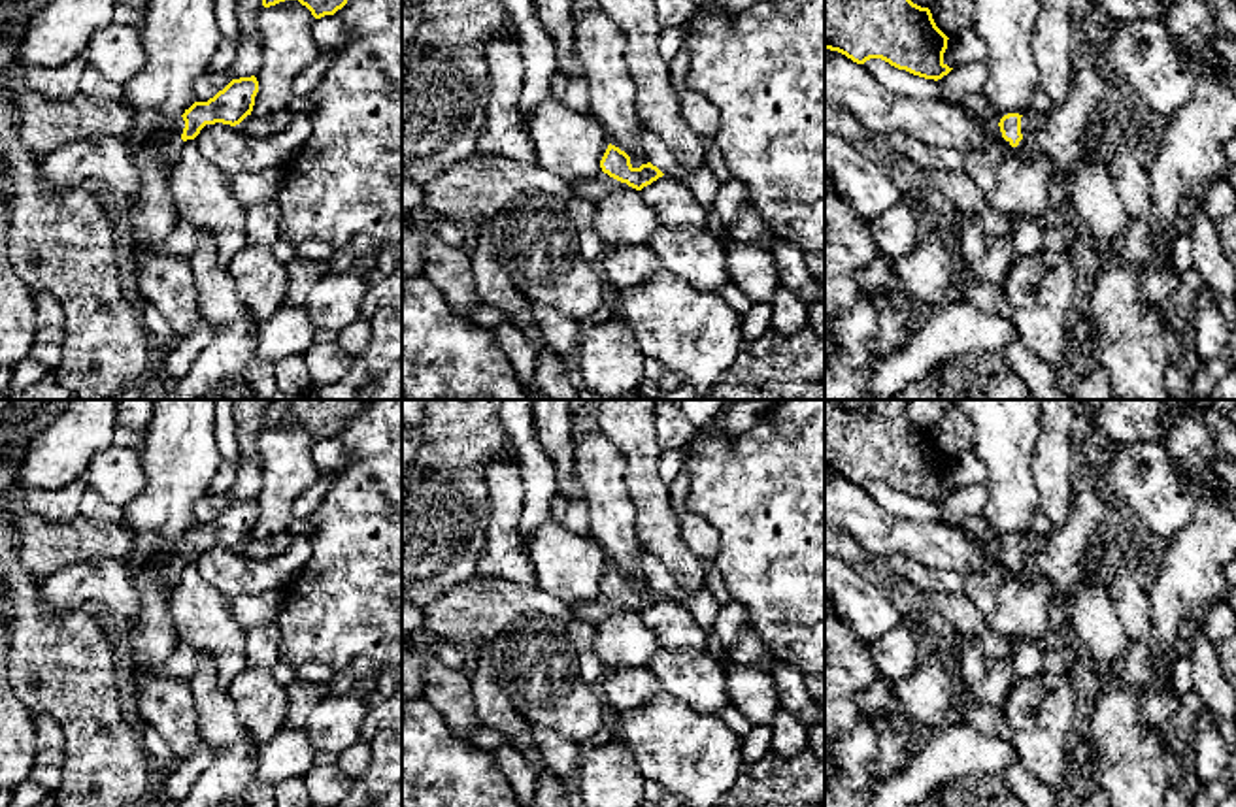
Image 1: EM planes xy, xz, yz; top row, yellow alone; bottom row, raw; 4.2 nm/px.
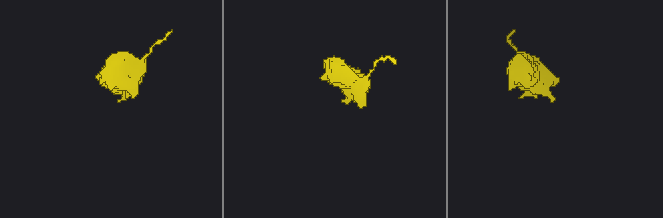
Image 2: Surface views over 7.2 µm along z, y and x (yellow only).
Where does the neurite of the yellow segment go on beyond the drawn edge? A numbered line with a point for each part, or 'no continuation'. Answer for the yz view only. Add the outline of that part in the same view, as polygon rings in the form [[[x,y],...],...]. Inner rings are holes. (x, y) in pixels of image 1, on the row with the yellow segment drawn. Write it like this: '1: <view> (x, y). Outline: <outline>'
1: yz (1031, 121). Outline: [[[1028,109],[1023,117],[1021,117],[1021,134],[1023,140],[1019,141],[1019,145],[1015,149],[1027,149],[1025,140],[1032,134],[1036,134],[1040,128],[1044,126],[1044,113],[1038,113],[1036,109]]]

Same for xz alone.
1: xz (595, 189). Outline: [[[600,172],[598,175],[591,177],[591,179],[570,181],[574,196],[587,198],[594,204],[600,202],[610,190],[613,190],[619,185],[621,185],[621,181],[610,177],[604,172]]]

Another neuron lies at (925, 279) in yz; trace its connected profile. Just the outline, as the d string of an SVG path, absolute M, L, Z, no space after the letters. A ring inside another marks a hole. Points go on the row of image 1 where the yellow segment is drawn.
M945 209L944 219L923 234L917 249L893 262L896 281L891 287L891 302L910 305L913 336L940 305L955 296L960 260L959 226L968 222L977 222L977 217Z

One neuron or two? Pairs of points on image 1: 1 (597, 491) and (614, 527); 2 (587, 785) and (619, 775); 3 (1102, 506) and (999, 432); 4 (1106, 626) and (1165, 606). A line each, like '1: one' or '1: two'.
1: one
2: one
3: two
4: two

